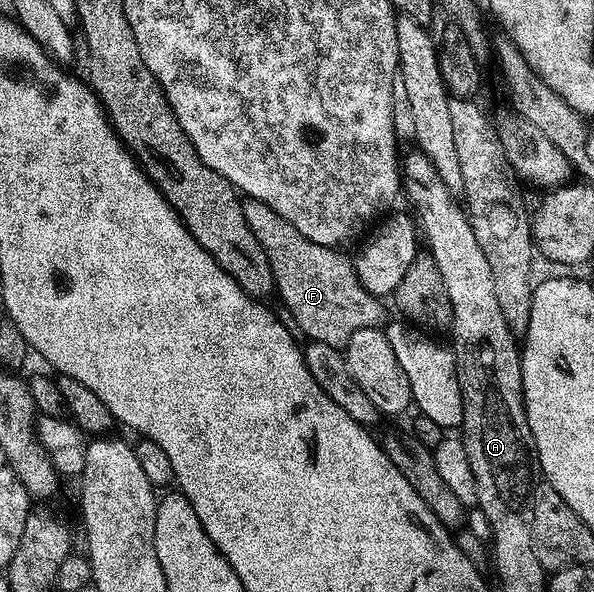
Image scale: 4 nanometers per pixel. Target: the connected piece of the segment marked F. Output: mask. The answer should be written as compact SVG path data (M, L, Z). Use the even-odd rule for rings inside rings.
M304 240L298 243L297 250L267 249L273 284L293 317L292 325L301 329L308 341L338 348L345 347L359 328L380 327L378 295L363 288L356 265L350 259L348 262L340 249Z

